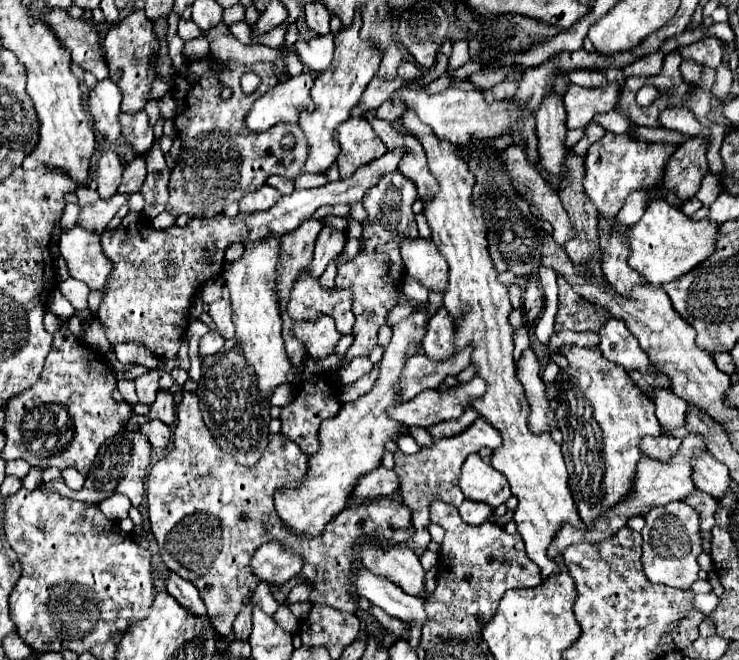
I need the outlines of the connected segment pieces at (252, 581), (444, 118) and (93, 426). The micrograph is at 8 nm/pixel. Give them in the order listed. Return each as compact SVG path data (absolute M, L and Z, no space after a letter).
M183 393L183 401L177 407L177 425L173 429L175 431L169 449L165 451L163 459L149 469L147 507L149 507L151 531L157 539L159 553L165 565L199 589L199 595L207 607L213 627L223 637L227 637L233 631L233 621L237 613L241 611L241 607L249 603L259 583L249 569L253 553L259 549L259 545L267 541L279 541L279 543L293 541L291 531L285 529L283 521L275 513L273 493L283 485L295 487L307 473L309 459L293 441L287 441L283 433L277 433L269 437L269 445L255 467L247 469L237 465L231 455L219 449L213 435L205 427L195 393Z
M401 89L401 99L405 103L405 109L413 109L421 123L429 125L433 133L443 139L451 141L455 147L465 147L471 139L491 139L507 133L509 127L509 105L507 101L499 103L485 103L485 97L481 91L461 91L461 89L445 89L441 93L427 93L427 91L413 91L413 89Z
M63 319L61 329L55 331L53 337L55 337L55 343L53 343L51 353L47 355L43 375L37 379L37 383L31 389L15 395L7 403L7 411L5 411L7 441L5 441L5 449L3 449L3 459L5 461L25 459L31 467L37 467L37 469L57 467L63 471L67 467L73 467L81 475L87 475L103 441L127 427L127 423L133 415L133 409L131 409L131 405L117 403L111 397L111 391L117 387L113 369L109 367L107 359L97 349L89 349L75 339L75 335L67 327L67 319Z

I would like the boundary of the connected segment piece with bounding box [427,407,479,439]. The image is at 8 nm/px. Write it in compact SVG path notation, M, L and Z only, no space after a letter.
M467 407L459 419L441 421L441 423L437 423L437 425L427 427L427 431L429 431L431 437L435 437L435 439L441 439L441 437L453 437L453 435L463 433L477 417L479 417L479 413L475 413L473 407Z

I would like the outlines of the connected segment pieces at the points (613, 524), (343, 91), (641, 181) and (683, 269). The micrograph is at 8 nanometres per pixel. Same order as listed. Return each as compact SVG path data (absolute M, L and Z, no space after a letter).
M687 435L681 441L681 447L675 451L675 457L671 457L671 461L663 463L663 461L655 461L649 459L639 463L639 469L635 473L635 489L631 489L631 497L627 497L627 501L621 501L619 505L615 505L615 509L607 509L607 513L603 513L603 517L599 517L599 521L595 521L595 527L585 529L585 531L577 531L571 529L571 525L563 525L563 531L557 533L555 541L551 543L551 551L563 551L567 549L571 543L579 543L579 541L603 541L609 539L617 533L617 529L627 525L627 519L633 515L645 515L649 509L659 507L659 505L667 505L671 501L679 501L683 497L687 497L689 493L693 493L693 481L691 481L691 457L697 455L699 451L705 451L705 443L701 435Z
M355 13L353 25L349 25L347 29L341 29L335 35L335 55L331 61L331 69L325 69L323 73L319 73L315 77L311 97L313 97L317 109L313 113L301 113L301 119L299 119L299 125L305 131L307 141L311 145L311 153L303 167L303 173L325 173L331 167L331 163L339 155L339 145L333 139L333 131L339 123L349 119L351 109L359 103L367 83L377 75L379 53L375 53L375 49L371 49L371 45L367 45L367 41L363 41L363 37L359 37L361 25L363 25L363 17L359 17L359 13Z
M605 133L601 141L591 145L585 159L585 193L597 205L601 217L615 217L625 203L625 197L637 189L653 187L663 179L665 163L675 153L677 145L649 143L633 139L631 135Z
M653 201L645 209L641 221L629 229L627 245L631 247L629 265L647 277L651 285L663 285L675 281L703 263L711 253L715 253L715 241L719 225L703 219L693 221L681 213L681 209L669 205L667 201Z

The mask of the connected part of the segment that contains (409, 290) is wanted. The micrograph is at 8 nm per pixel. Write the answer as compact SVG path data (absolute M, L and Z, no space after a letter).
M405 275L402 289L412 301L418 304L425 304L428 302L428 289L408 275Z

